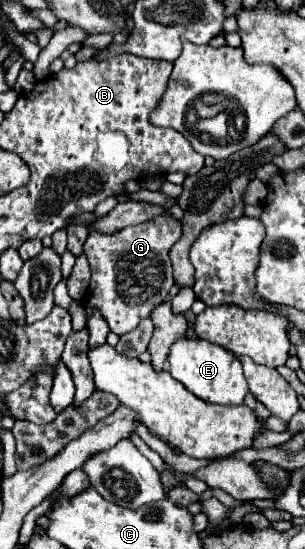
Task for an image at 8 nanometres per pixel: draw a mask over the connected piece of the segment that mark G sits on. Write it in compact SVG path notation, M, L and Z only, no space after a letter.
M156 216L144 224L128 226L112 236L90 232L84 254L92 278L82 306L98 310L110 332L118 336L132 332L144 316L150 316L150 312L164 302L168 290L174 286L168 252L180 234L180 222L168 216Z

